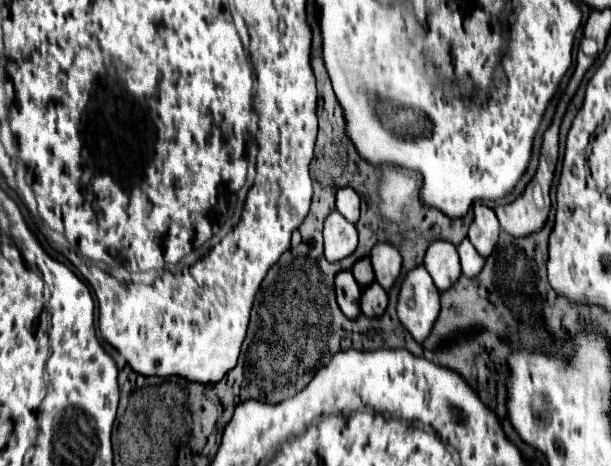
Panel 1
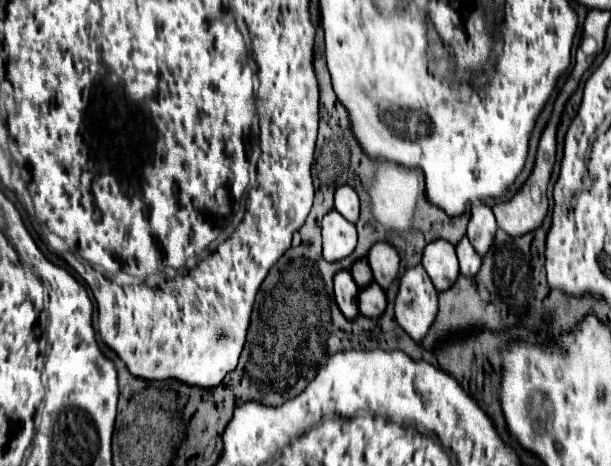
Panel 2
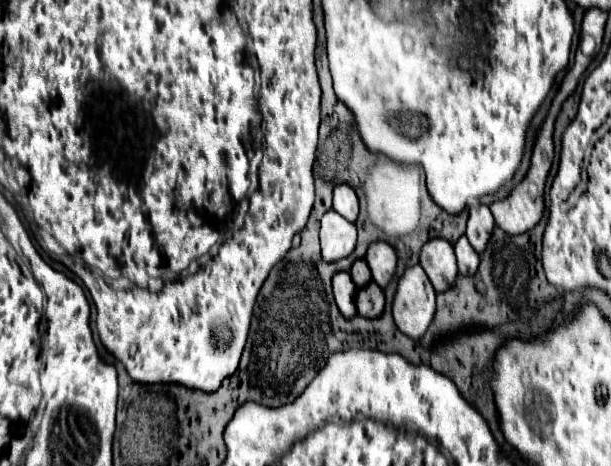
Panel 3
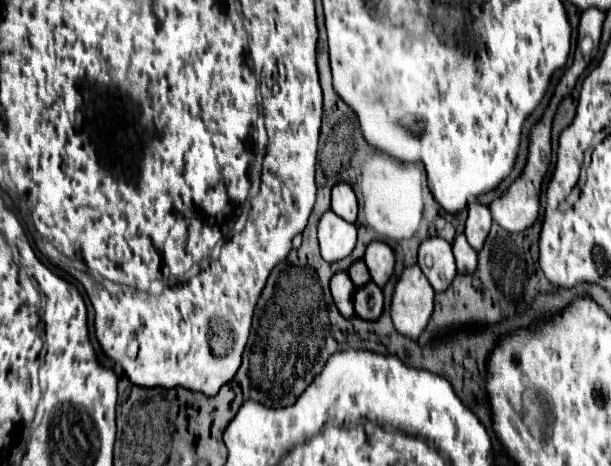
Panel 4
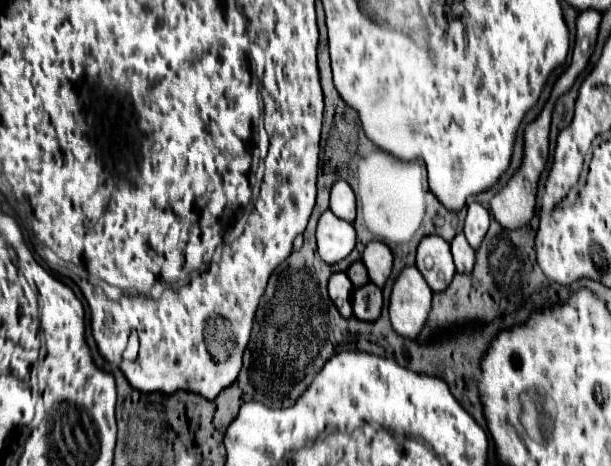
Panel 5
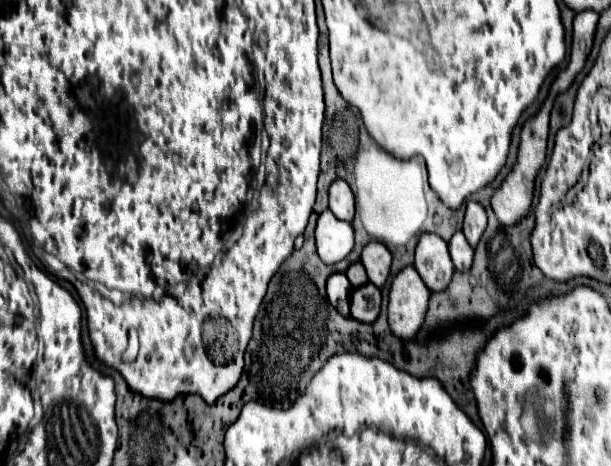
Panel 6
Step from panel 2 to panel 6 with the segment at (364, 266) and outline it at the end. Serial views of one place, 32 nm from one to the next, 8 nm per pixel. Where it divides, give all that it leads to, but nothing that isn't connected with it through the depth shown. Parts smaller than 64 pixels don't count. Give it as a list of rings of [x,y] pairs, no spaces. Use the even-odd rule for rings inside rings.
[[[360,262],[352,264],[352,266],[346,270],[346,276],[348,276],[348,280],[350,280],[350,284],[352,284],[354,288],[360,288],[360,286],[368,284],[368,276],[366,276],[366,270],[364,270],[364,266],[362,266]]]

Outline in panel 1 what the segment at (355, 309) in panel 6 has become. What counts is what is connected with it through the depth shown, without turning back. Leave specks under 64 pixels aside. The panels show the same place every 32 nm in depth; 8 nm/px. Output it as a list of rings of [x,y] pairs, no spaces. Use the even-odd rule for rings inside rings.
[[[372,282],[368,288],[364,288],[360,298],[362,314],[366,314],[368,318],[378,318],[386,312],[386,306],[388,306],[388,294],[384,288],[380,288],[380,284]]]

